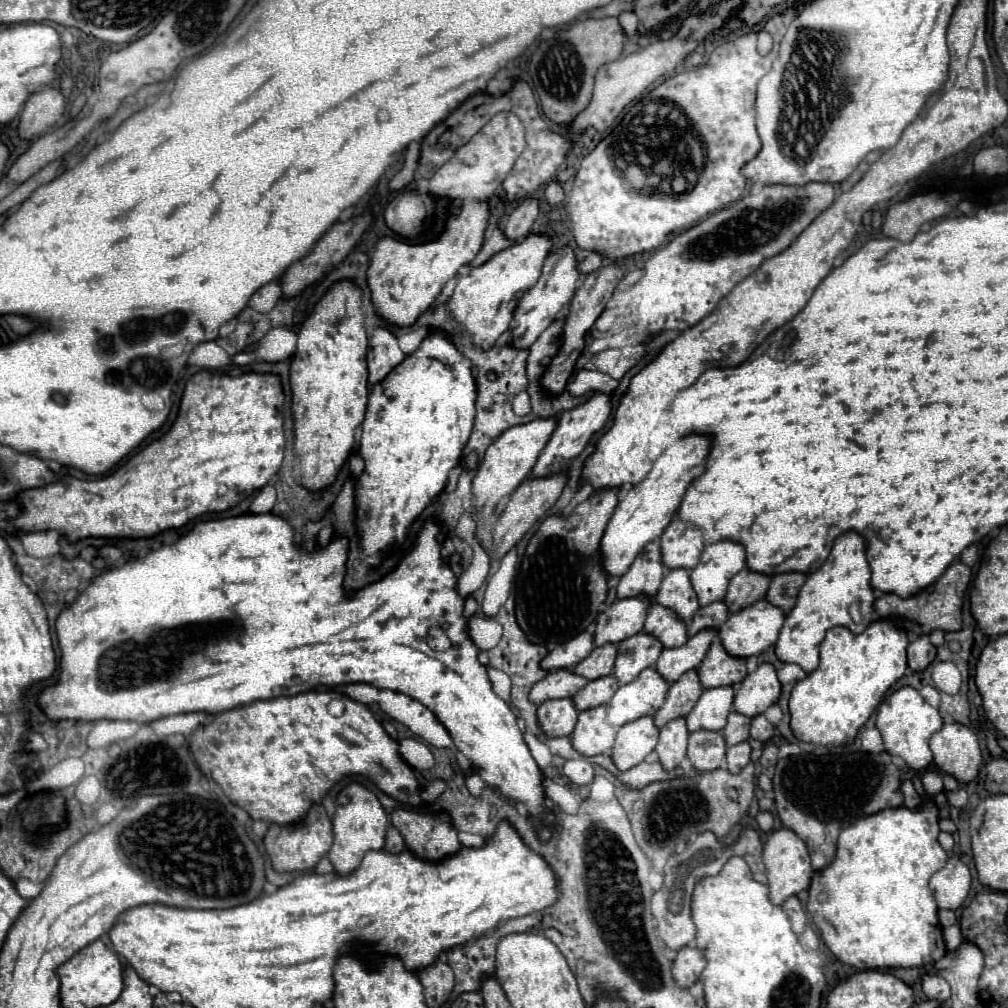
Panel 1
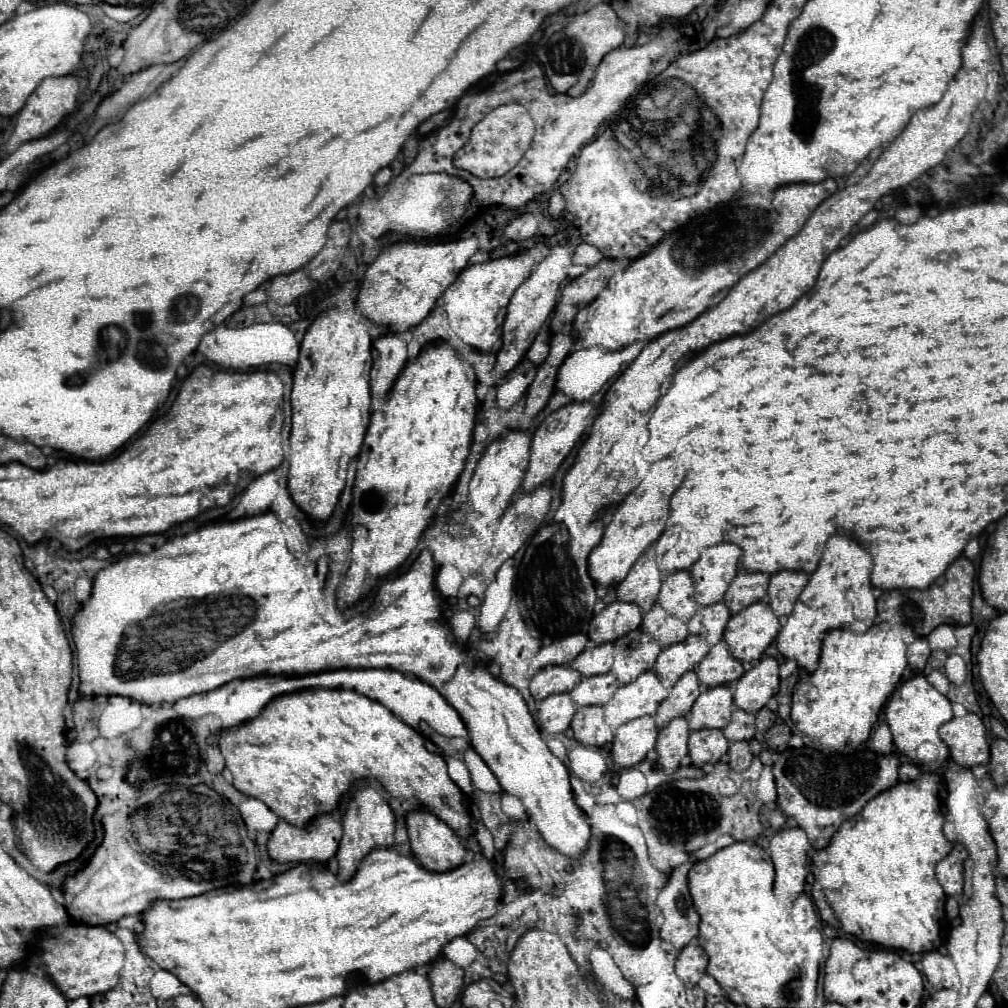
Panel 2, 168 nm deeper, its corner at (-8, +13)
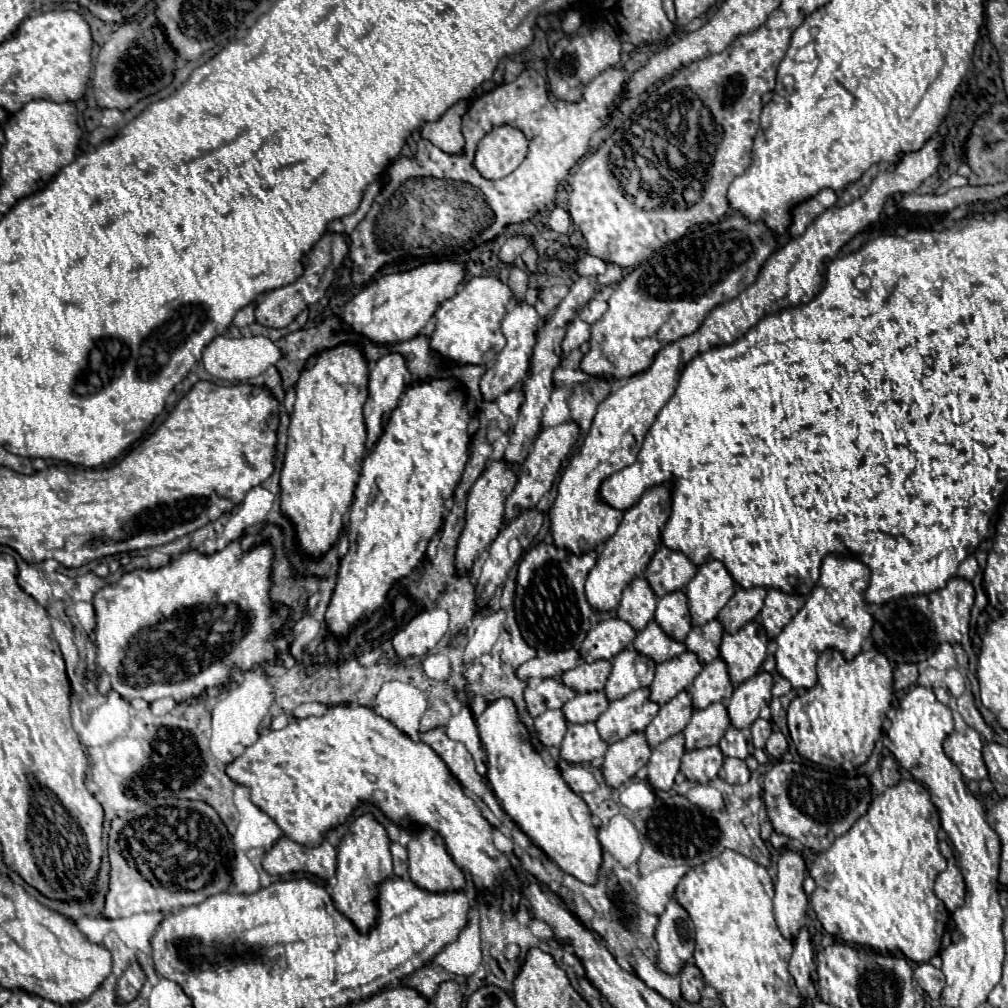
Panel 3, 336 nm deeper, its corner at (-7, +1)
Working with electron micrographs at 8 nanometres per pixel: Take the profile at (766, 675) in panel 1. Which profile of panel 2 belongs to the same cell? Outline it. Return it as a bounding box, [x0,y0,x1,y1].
[735,656,781,712]

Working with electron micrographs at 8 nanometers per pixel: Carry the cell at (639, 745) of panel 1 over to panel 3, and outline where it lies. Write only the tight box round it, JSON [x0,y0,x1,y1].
[602,734,650,788]

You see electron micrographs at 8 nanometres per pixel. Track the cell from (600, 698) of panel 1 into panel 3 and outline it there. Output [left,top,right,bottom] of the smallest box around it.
[562,692,608,724]

